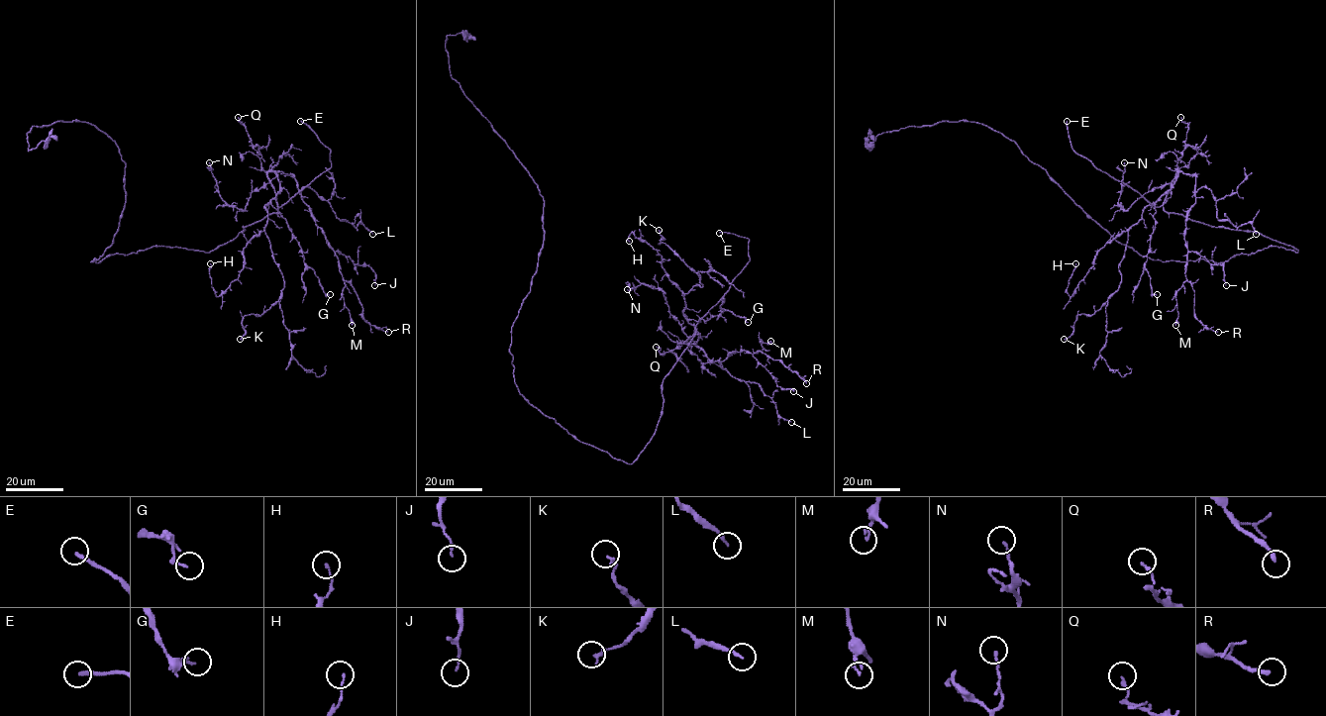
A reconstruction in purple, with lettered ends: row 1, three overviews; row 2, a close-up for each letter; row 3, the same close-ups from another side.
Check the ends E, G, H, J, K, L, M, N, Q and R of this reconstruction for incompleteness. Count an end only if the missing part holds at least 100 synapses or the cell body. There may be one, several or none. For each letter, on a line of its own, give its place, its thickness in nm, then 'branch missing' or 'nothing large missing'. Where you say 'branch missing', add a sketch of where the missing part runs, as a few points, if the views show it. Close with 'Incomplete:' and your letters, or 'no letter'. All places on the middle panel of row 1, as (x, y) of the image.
E: at (719, 233); 200 nm thick; branch missing; missing branch runs (719, 233), (704, 231)
G: at (748, 322); 140 nm thick; nothing large missing
H: at (629, 241); 120 nm thick; nothing large missing
J: at (793, 391); 160 nm thick; nothing large missing
K: at (659, 230); 190 nm thick; nothing large missing
L: at (791, 422); 170 nm thick; nothing large missing
M: at (770, 341); 150 nm thick; nothing large missing
N: at (627, 289); 130 nm thick; nothing large missing
Q: at (656, 347); 170 nm thick; nothing large missing
R: at (806, 383); 220 nm thick; nothing large missing
Incomplete: E

